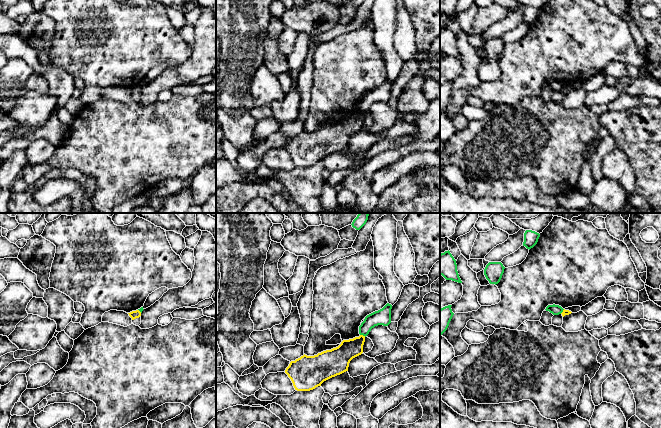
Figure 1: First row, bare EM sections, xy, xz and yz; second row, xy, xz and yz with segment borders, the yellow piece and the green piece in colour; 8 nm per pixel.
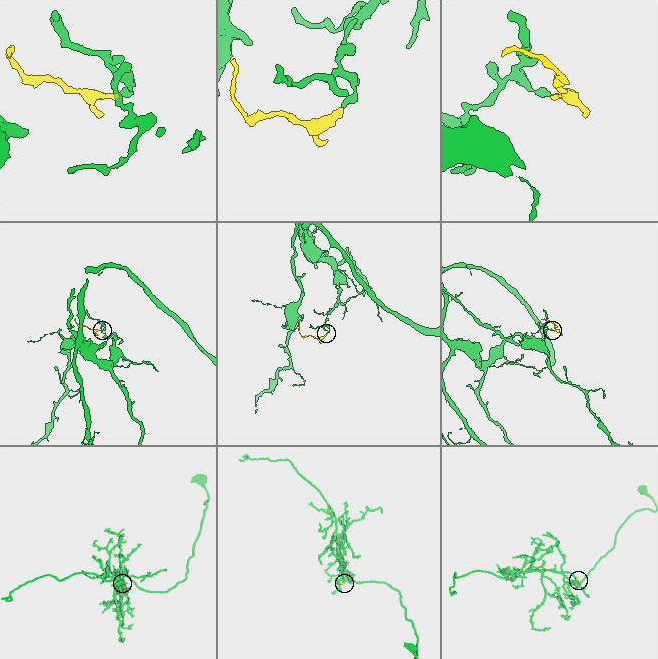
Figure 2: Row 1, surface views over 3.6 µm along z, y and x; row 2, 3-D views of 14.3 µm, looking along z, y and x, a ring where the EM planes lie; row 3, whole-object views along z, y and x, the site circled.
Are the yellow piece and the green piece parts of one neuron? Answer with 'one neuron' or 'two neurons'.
two neurons

